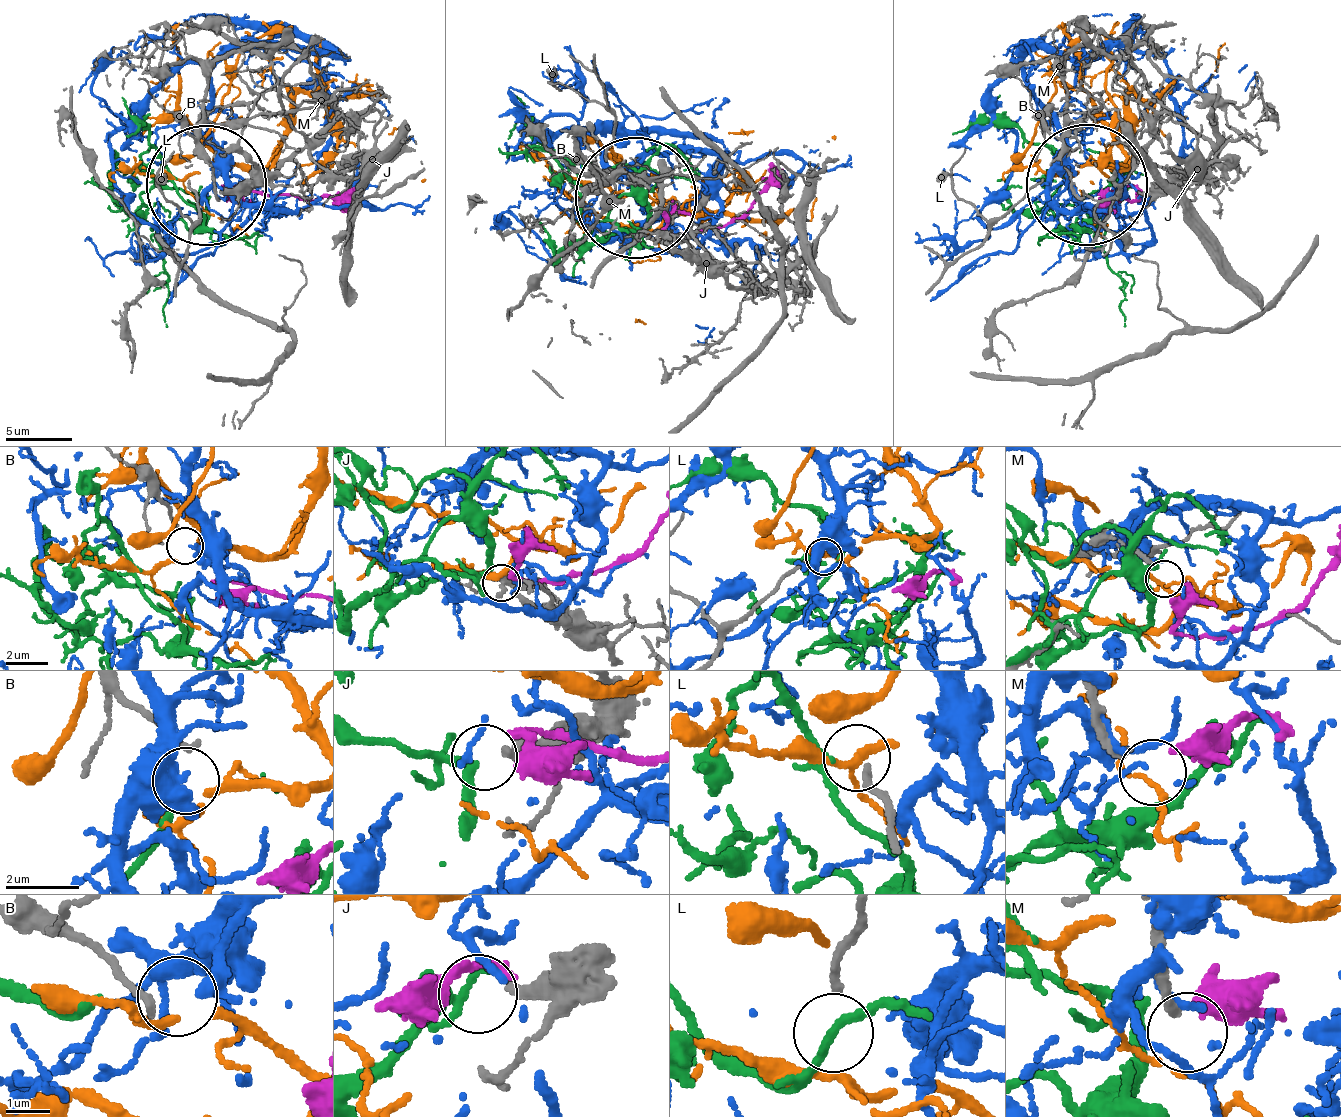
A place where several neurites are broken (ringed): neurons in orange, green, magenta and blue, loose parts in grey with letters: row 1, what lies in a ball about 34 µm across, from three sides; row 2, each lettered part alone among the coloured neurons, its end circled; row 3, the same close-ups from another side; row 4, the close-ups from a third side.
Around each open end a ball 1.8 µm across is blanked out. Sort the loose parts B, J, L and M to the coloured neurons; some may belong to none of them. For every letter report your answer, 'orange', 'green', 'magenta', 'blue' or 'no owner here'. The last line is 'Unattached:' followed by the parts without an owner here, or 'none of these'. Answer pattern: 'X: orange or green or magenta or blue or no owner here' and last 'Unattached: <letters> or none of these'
B: orange
J: green
L: no owner here
M: no owner here
Unattached: L, M

